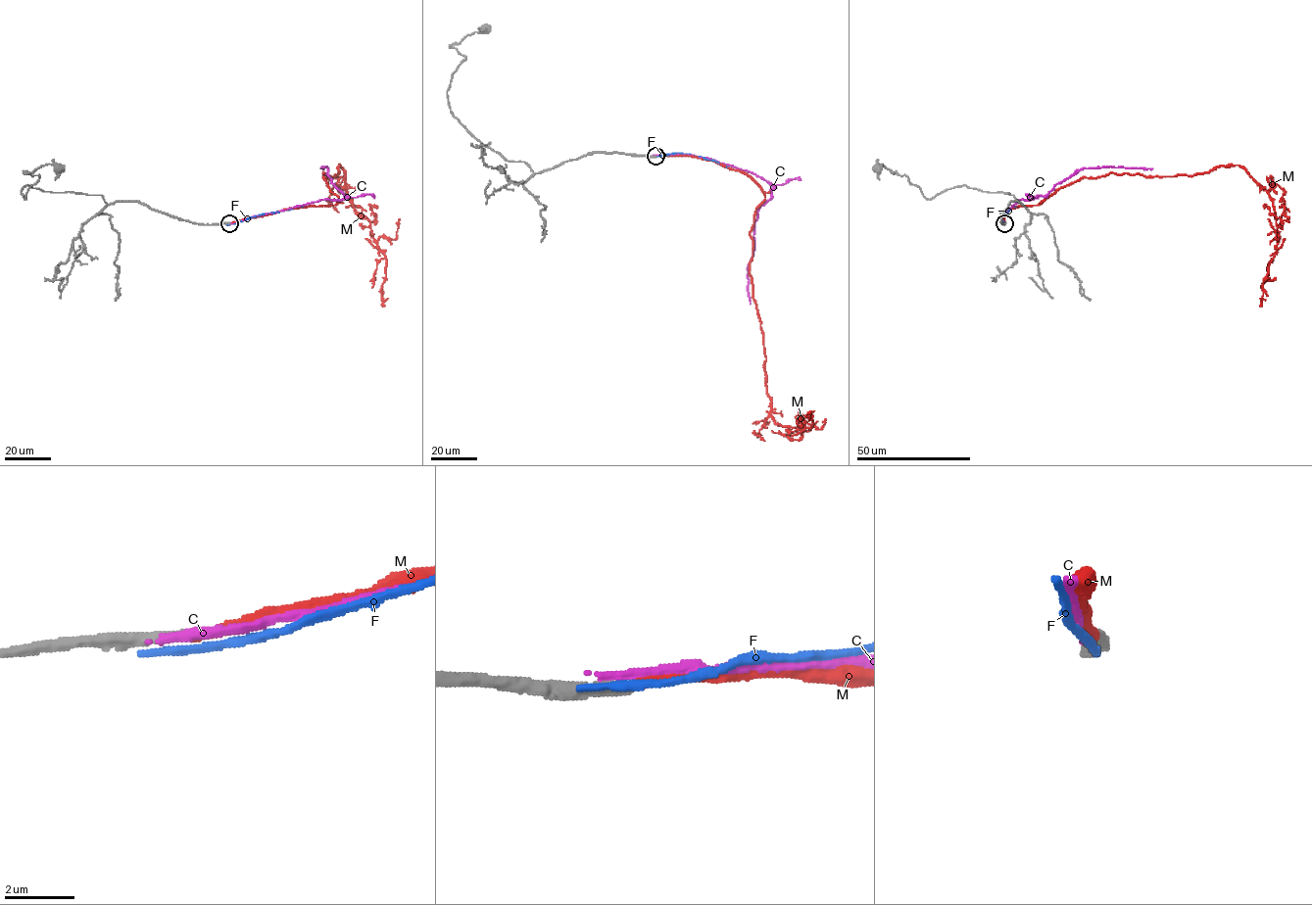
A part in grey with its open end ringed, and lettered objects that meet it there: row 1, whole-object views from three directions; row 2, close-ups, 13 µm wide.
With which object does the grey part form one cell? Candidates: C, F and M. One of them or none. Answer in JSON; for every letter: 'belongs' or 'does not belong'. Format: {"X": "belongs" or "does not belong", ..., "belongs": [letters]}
{"C": "does not belong", "F": "does not belong", "M": "belongs", "belongs": ["M"]}

